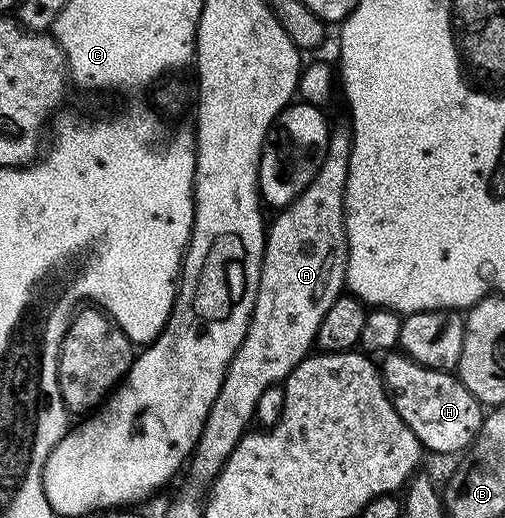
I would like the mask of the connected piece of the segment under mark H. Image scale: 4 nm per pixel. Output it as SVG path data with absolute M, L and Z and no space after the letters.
M387 354L381 360L383 386L387 389L397 414L413 430L420 445L431 452L451 456L462 448L470 449L483 427L484 409L458 375L442 368L426 368L402 354Z

